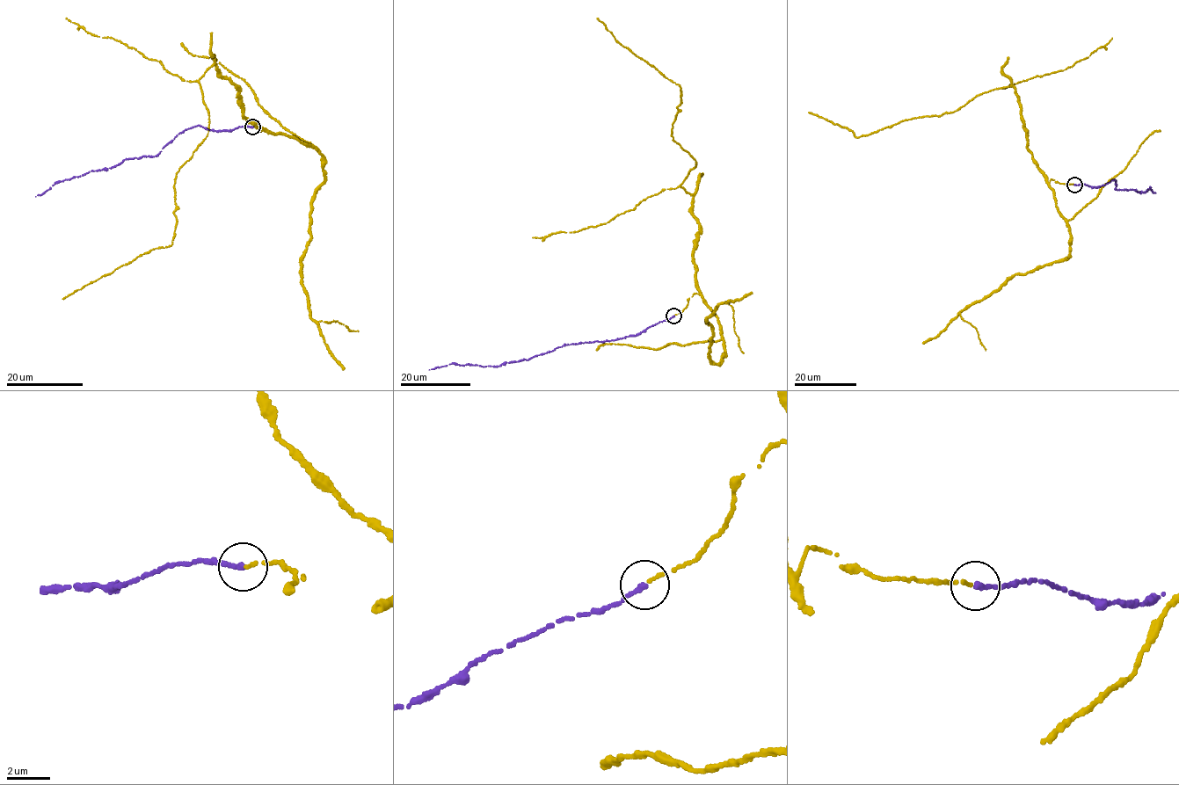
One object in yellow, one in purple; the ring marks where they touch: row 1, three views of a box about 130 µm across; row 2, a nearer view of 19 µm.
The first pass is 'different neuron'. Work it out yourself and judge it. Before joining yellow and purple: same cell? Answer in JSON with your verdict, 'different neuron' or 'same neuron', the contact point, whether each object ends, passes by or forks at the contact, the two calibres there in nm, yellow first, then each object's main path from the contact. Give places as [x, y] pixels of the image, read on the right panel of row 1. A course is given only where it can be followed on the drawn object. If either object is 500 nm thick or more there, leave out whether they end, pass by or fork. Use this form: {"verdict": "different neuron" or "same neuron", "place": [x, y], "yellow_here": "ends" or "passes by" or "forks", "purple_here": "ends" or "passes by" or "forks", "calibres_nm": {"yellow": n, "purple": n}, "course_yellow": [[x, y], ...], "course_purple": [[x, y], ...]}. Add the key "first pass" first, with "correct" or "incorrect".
{"first pass": "incorrect", "verdict": "same neuron", "place": [1074, 185], "yellow_here": "ends", "purple_here": "ends", "calibres_nm": {"yellow": 170, "purple": 280}, "course_yellow": [[1073, 185], [1047, 182], [1028, 149], [1011, 86], [982, 92], [953, 112], [856, 137], [809, 112]], "course_purple": [[1074, 185], [1098, 187], [1112, 179], [1117, 180], [1117, 189], [1136, 189], [1144, 192], [1151, 187], [1155, 192]]}

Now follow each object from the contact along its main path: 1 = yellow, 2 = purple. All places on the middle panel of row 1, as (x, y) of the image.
1: (674, 316), (701, 292), (693, 258), (701, 229), (680, 185), (695, 159), (672, 136), (680, 87), (597, 18)
2: (673, 316), (635, 335), (622, 338), (562, 345), (527, 359), (498, 366), (455, 364), (429, 369)

